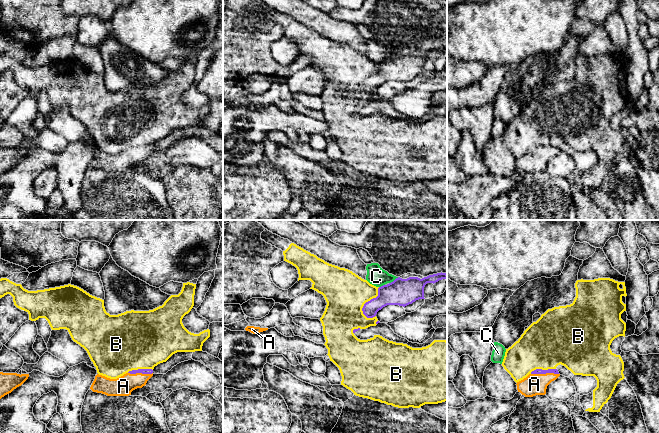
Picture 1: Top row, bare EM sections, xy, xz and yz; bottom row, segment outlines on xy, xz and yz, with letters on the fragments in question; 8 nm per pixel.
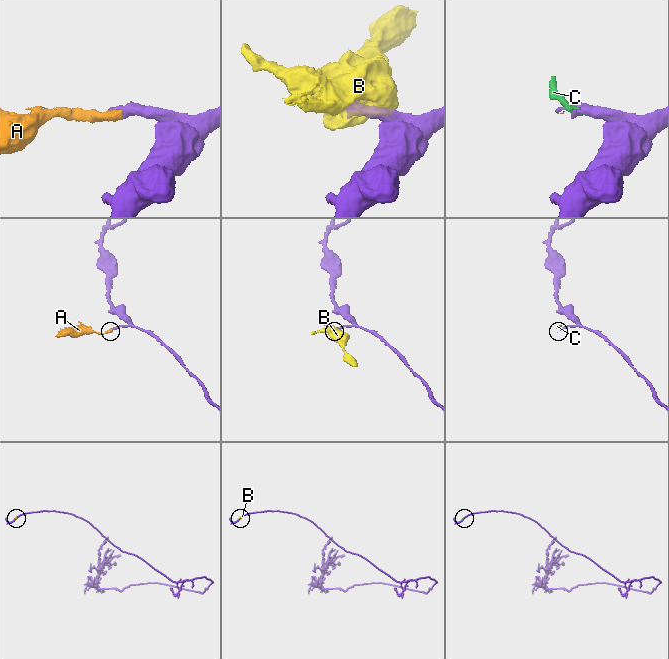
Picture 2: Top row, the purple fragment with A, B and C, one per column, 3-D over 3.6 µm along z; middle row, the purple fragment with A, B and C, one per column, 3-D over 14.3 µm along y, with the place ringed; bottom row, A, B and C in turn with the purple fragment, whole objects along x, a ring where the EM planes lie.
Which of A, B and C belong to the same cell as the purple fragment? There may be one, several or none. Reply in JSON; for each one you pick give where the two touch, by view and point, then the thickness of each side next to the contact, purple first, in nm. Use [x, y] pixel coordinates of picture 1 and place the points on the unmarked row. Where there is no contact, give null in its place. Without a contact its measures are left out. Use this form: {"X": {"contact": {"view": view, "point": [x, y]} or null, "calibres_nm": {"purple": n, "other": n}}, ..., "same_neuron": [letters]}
{"A": {"contact": {"view": "yz", "point": [544, 149]}, "calibres_nm": {"purple": 50, "other": 180}}, "same_neuron": ["A"]}

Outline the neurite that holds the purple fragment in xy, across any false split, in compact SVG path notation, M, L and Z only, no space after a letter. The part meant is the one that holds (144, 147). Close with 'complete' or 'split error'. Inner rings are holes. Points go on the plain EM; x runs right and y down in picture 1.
M152 145L132 146L117 155L97 150L90 165L107 172L129 172L133 166L145 162L152 152Z; split error

